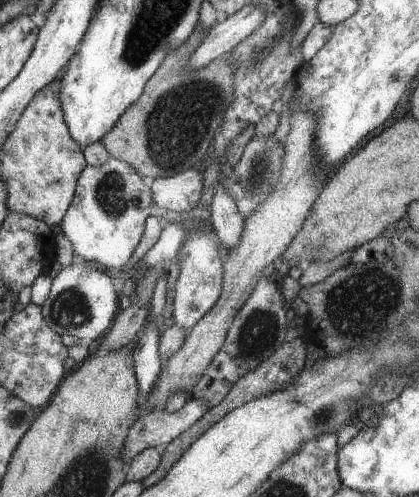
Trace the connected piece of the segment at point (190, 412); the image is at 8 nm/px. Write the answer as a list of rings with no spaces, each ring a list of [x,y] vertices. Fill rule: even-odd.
[[[189,399],[180,410],[165,411],[158,409],[142,413],[130,428],[126,446],[122,450],[122,462],[130,464],[136,454],[144,448],[164,447],[195,424],[206,412],[208,406],[204,400]]]

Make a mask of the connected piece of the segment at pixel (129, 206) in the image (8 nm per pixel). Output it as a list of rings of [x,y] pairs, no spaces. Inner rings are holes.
[[[109,159],[102,166],[87,165],[78,178],[74,200],[59,225],[74,248],[75,258],[95,262],[111,273],[128,263],[142,240],[146,220],[156,206],[143,178],[124,161]]]

